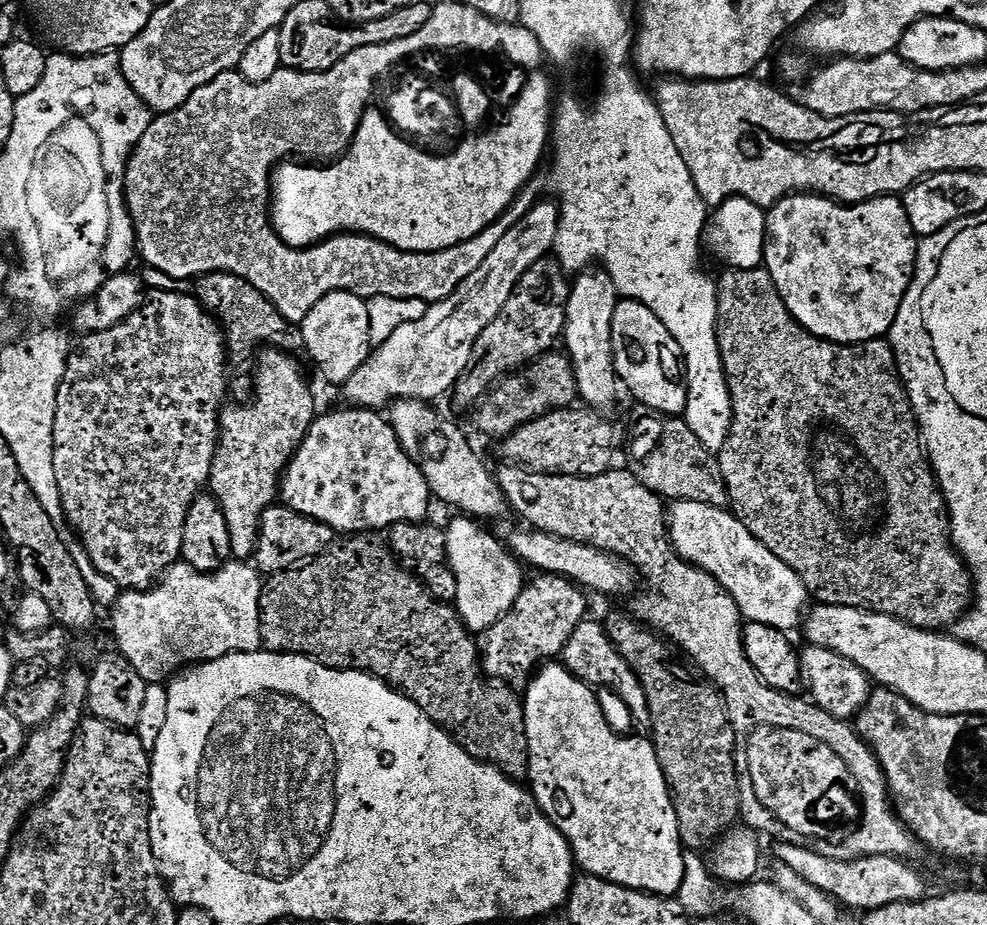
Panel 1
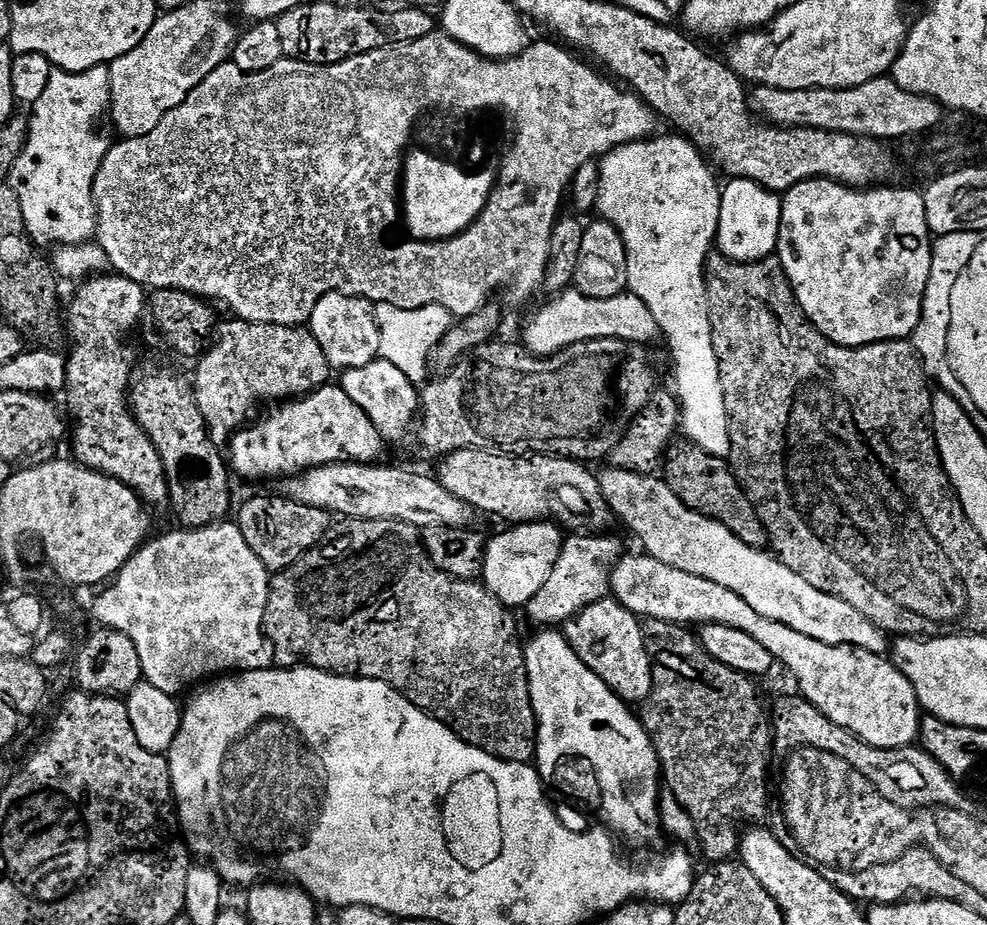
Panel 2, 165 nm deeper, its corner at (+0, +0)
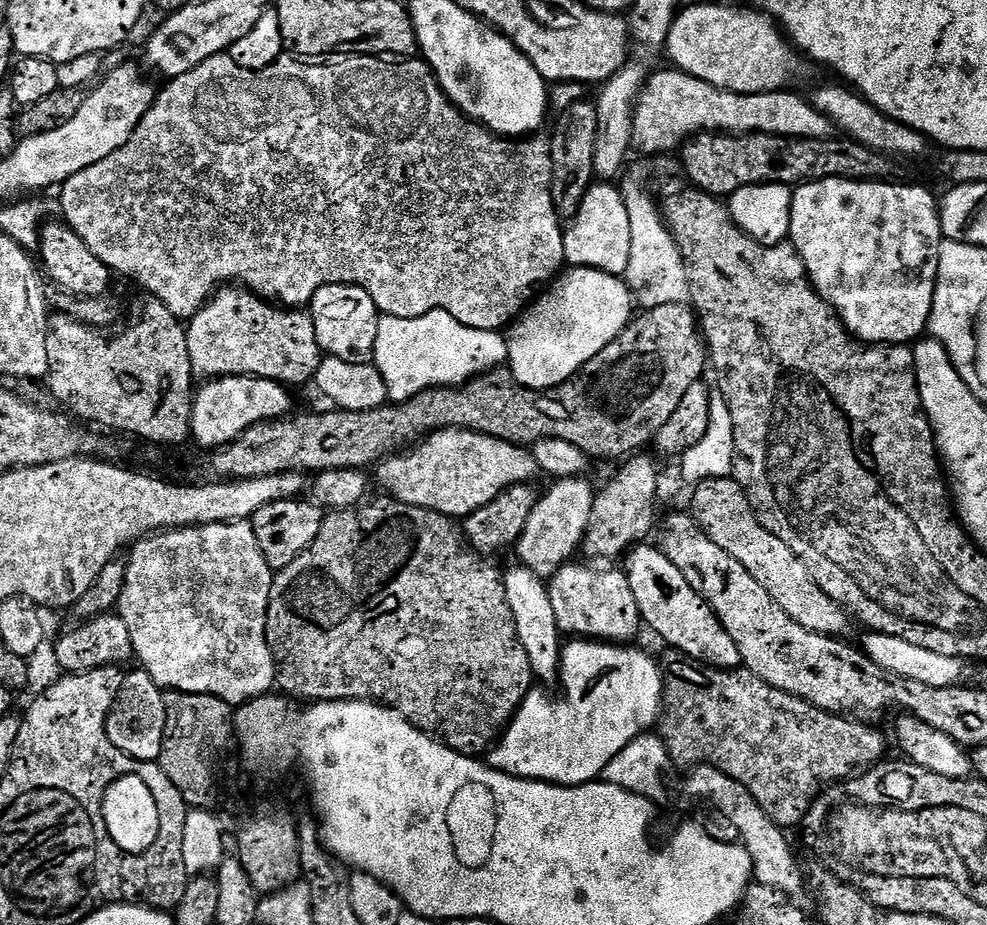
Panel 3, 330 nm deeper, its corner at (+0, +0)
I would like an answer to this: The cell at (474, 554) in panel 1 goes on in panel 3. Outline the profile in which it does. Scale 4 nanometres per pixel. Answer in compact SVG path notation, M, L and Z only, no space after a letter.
M584 478L557 479L549 492L541 495L538 506L534 506L534 514L530 514L530 522L526 522L526 530L522 530L520 540L514 545L514 552L520 555L519 563L541 578L551 578L564 564L573 559L572 556L583 545L584 531L590 522L592 497L594 488Z

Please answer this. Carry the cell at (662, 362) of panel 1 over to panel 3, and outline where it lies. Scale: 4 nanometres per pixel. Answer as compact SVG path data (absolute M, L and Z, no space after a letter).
M569 267L547 285L511 325L506 339L507 367L512 377L522 386L539 392L564 384L583 364L590 362L594 354L623 334L634 316L632 304L632 289L621 277L593 268Z

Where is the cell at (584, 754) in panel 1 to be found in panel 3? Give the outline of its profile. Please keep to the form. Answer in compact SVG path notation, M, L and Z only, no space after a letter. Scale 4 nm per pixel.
M515 567L509 572L505 571L503 577L506 586L506 602L510 606L510 614L514 614L514 626L518 630L522 650L526 650L526 658L530 658L532 675L537 681L555 681L560 670L562 633L554 618L554 606L550 606L548 585L528 568Z

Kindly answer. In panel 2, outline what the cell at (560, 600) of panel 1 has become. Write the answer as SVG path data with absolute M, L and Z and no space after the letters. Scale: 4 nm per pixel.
M572 534L565 539L558 562L550 570L550 578L542 585L542 590L530 598L526 612L532 615L536 626L563 626L578 615L586 606L599 600L607 600L612 587L612 569L625 555L626 548L616 536L608 534Z

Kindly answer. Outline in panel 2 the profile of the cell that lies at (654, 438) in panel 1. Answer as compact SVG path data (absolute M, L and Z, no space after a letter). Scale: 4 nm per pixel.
M684 442L681 448L676 446L671 449L670 455L663 465L662 476L670 486L670 490L674 490L676 497L687 508L693 508L695 512L701 512L703 516L709 516L712 520L722 522L751 548L764 548L768 544L768 531L758 518L750 498L736 480L736 475L732 473L727 459L712 456L696 444Z

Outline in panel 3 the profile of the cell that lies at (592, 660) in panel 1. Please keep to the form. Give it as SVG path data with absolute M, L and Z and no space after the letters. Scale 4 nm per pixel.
M576 563L564 564L547 581L550 606L554 606L554 618L561 633L568 638L599 640L621 646L635 641L632 639L642 629L642 621L627 571Z

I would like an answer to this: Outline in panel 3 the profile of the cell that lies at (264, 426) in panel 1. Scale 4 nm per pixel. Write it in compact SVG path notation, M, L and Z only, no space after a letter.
M224 286L212 299L187 321L190 366L196 378L222 376L262 376L278 378L285 386L315 381L316 371L322 359L318 334L314 330L314 318L308 310L289 310L263 300L243 286Z

